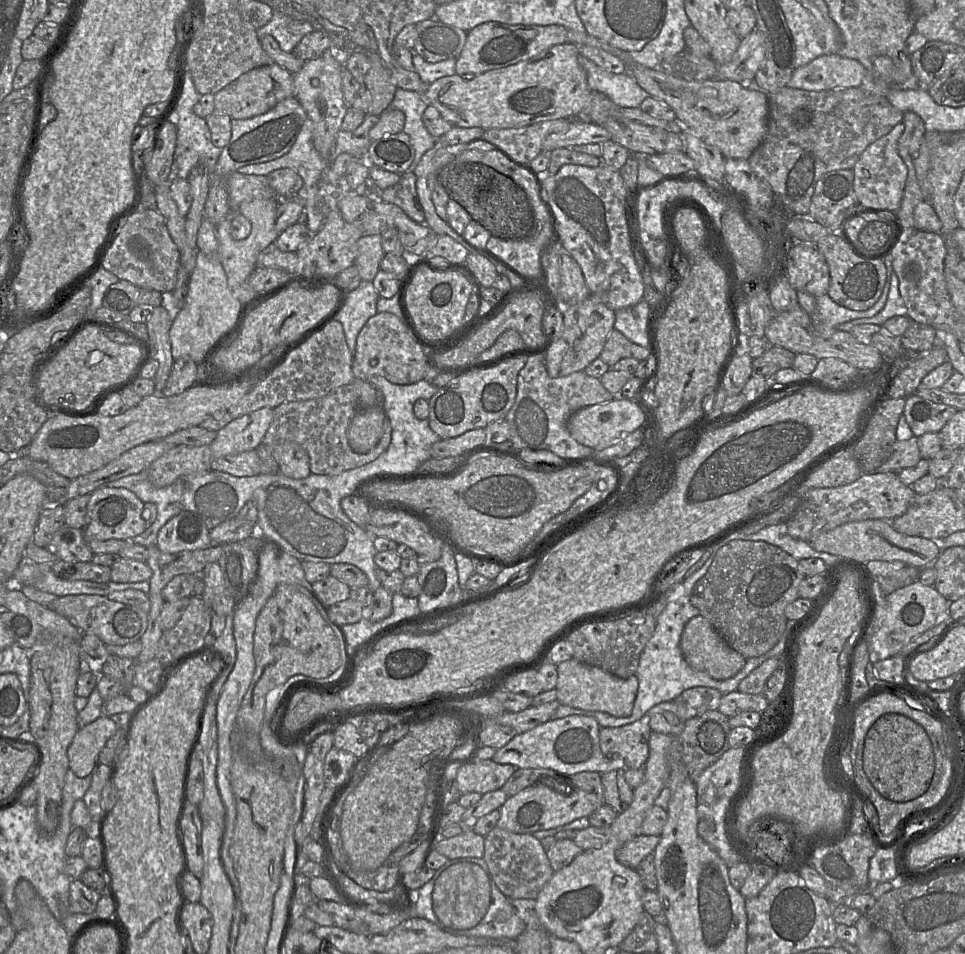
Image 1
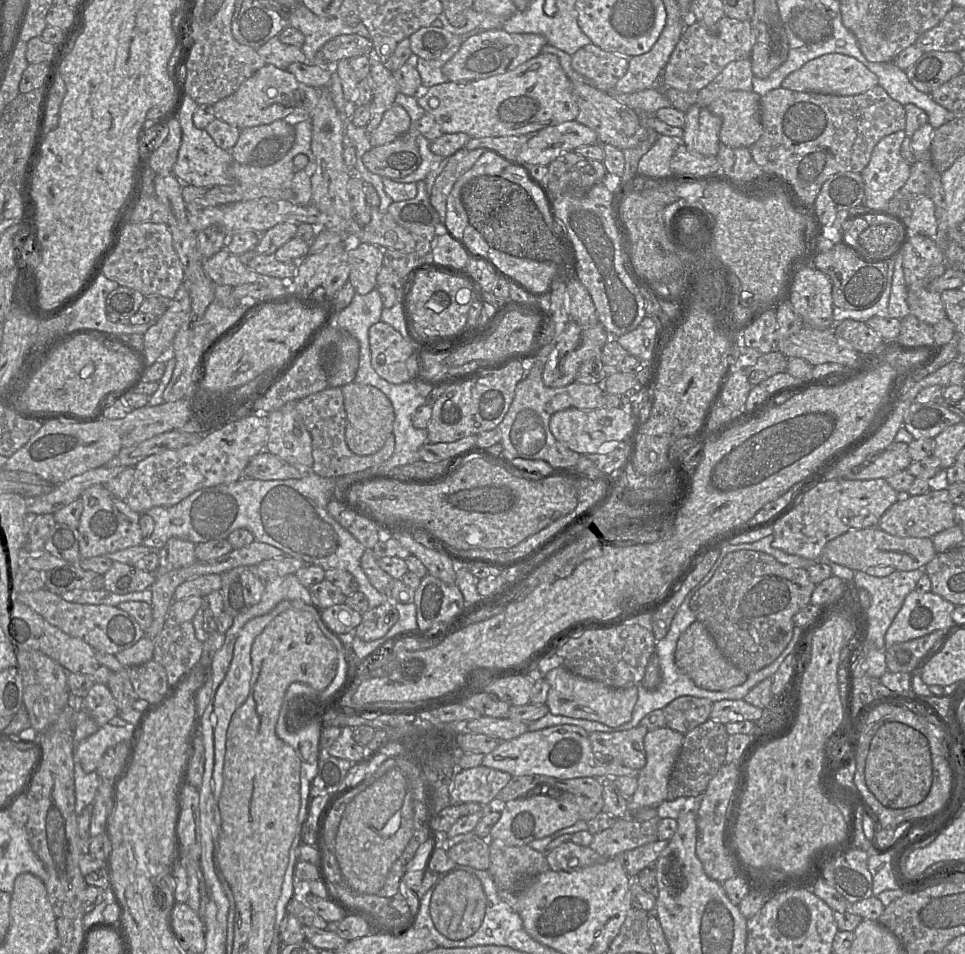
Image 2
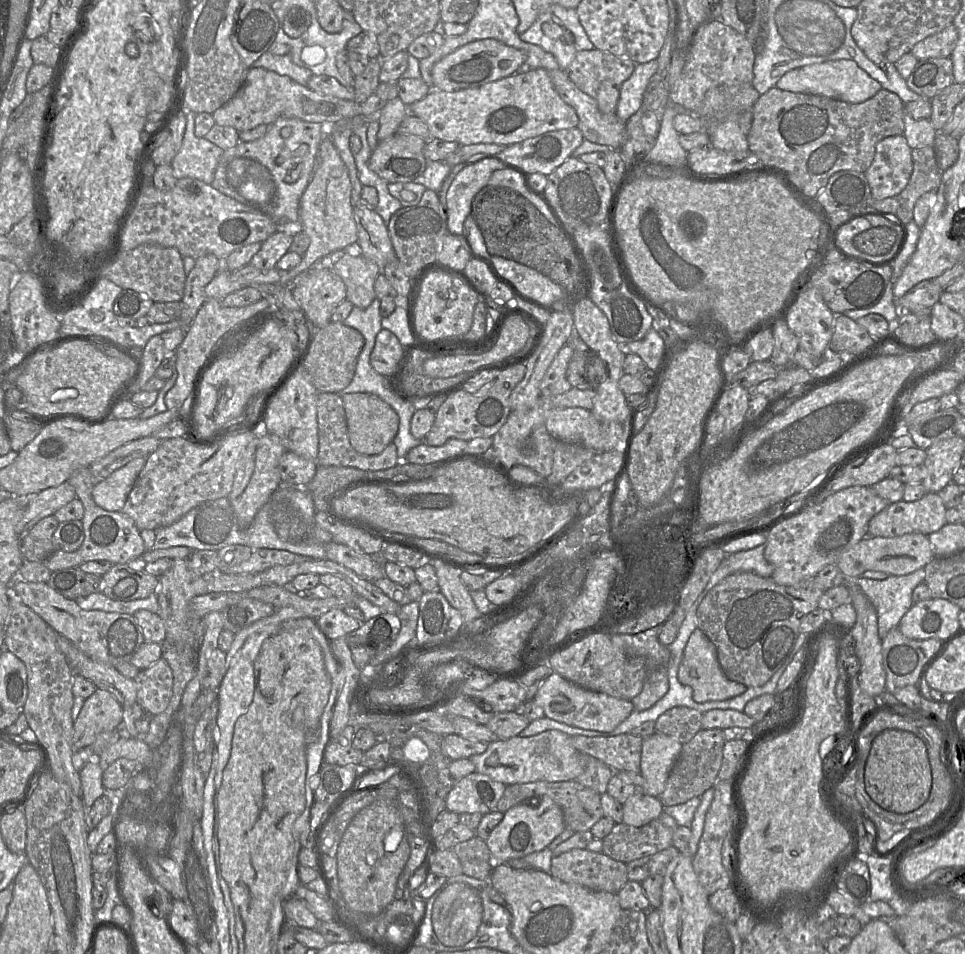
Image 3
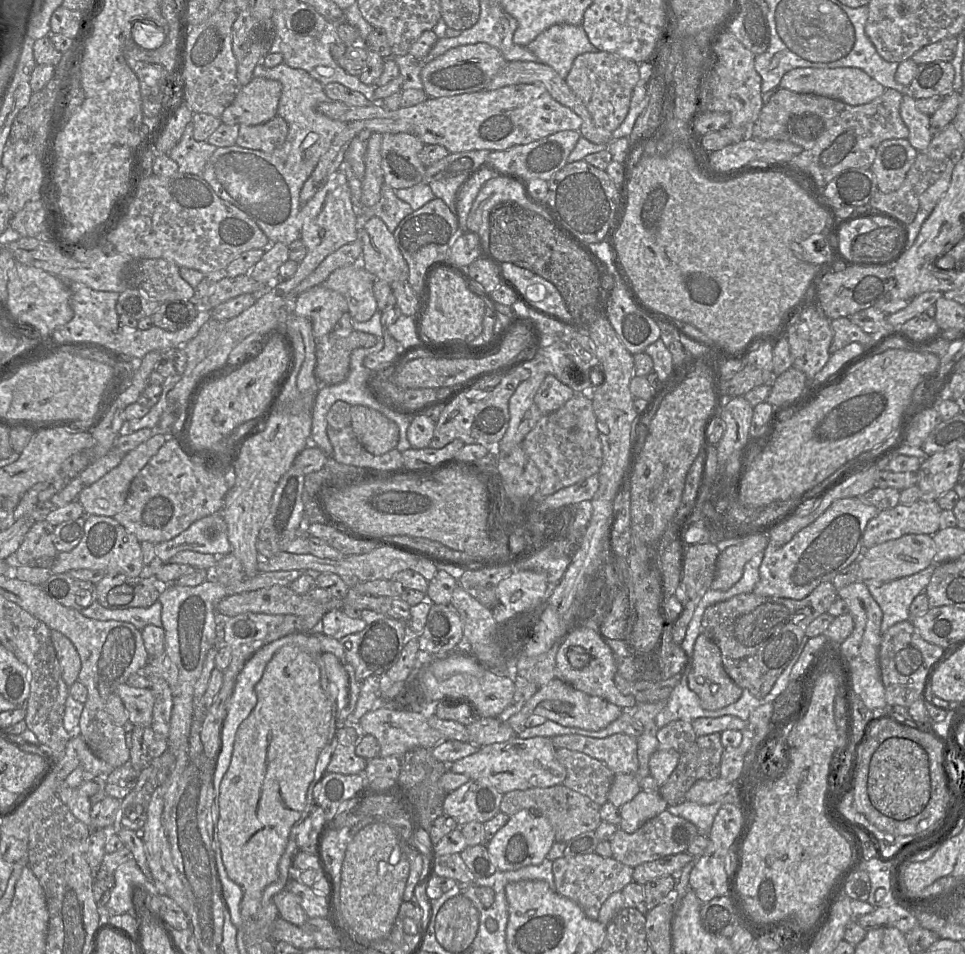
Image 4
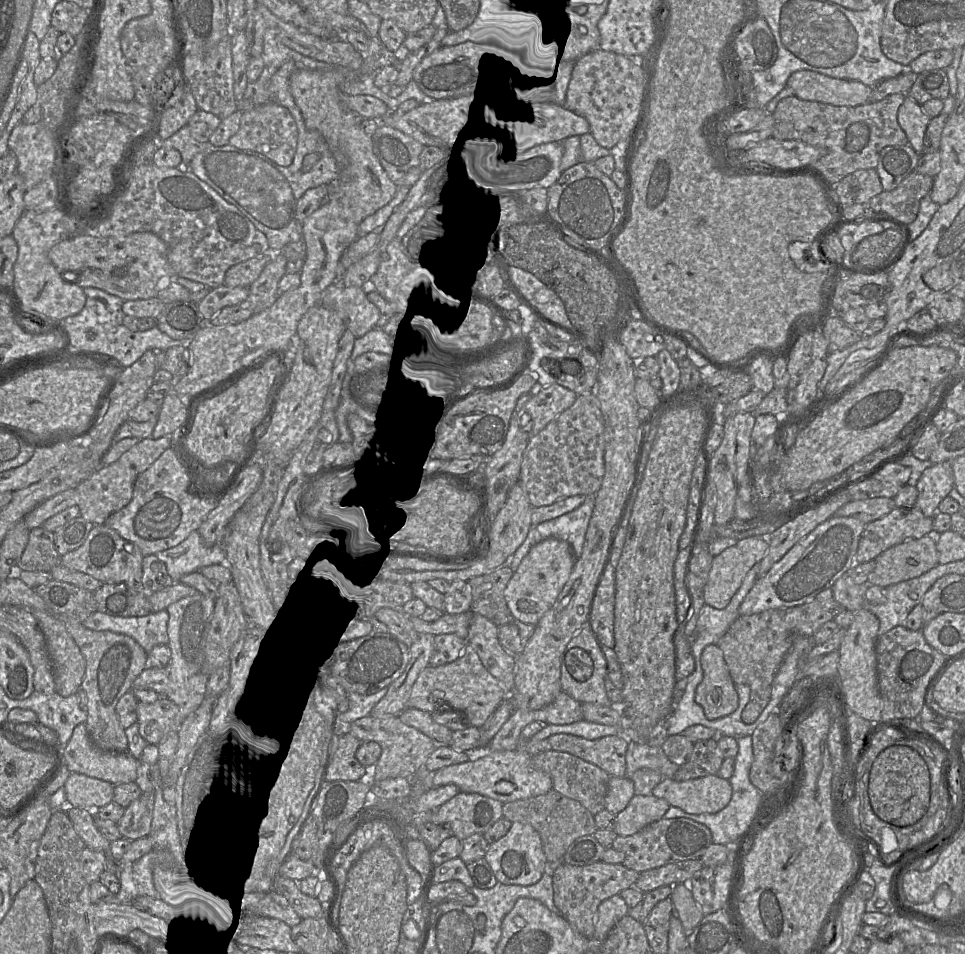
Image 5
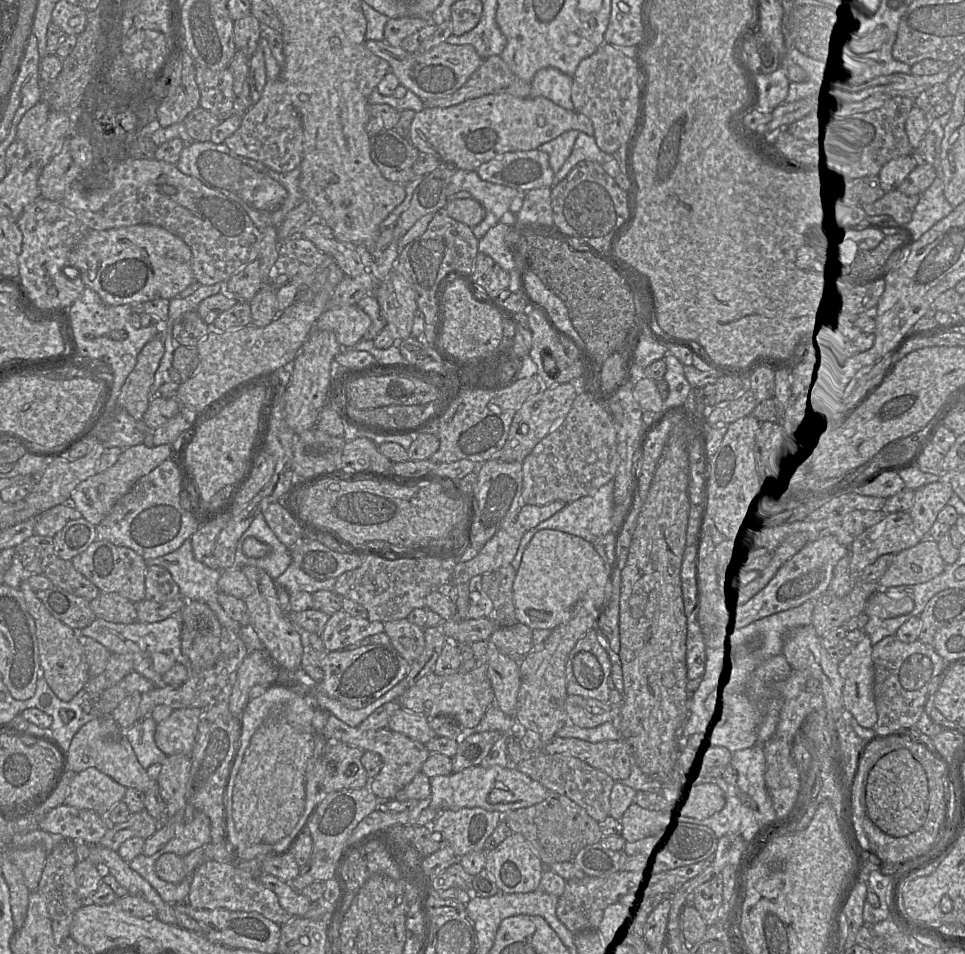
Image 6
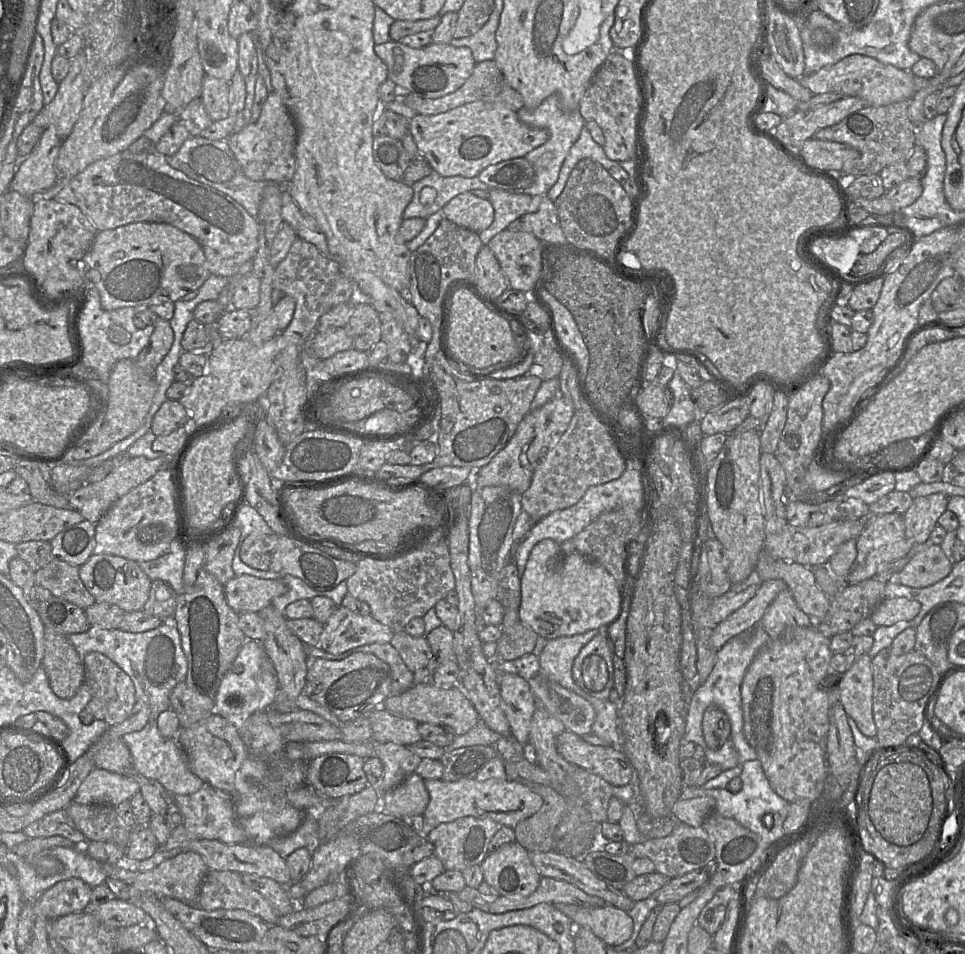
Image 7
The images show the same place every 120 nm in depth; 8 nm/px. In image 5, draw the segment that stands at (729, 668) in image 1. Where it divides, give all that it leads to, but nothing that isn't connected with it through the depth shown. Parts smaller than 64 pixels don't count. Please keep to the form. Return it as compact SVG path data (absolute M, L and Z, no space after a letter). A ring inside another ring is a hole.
M717 645L706 646L701 655L703 680L698 685L695 693L695 701L700 705L709 720L716 720L732 714L739 704L736 685L733 682L728 666L724 659L723 651Z

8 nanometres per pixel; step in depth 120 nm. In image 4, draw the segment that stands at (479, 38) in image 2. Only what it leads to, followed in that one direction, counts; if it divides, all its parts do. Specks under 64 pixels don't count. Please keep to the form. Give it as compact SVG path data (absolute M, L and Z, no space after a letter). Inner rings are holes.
M487 43L457 46L423 66L423 89L430 98L477 92L485 89L488 82L505 64L506 60L500 51Z

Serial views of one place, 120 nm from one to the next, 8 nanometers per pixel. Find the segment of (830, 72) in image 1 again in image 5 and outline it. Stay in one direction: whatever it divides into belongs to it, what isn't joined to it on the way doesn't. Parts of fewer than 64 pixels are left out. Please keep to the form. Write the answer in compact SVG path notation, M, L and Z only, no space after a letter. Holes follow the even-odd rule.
M811 70L792 73L787 86L802 100L834 106L858 106L868 103L873 91L859 81L833 78Z

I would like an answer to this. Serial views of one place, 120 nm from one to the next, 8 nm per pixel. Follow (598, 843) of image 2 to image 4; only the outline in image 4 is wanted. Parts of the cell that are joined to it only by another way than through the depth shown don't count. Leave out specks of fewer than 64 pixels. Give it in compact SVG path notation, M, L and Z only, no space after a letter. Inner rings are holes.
M666 809L645 822L633 833L627 833L618 827L609 843L612 857L622 864L634 868L667 855L685 852L692 839L697 835L699 835L699 832L693 823L683 817L672 815Z

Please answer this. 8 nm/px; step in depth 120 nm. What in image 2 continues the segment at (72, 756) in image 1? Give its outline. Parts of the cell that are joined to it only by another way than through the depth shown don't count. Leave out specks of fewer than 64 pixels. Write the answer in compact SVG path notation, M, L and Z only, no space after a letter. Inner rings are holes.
M108 723L76 746L74 762L79 762L85 773L91 773L97 770L108 748L120 742L128 742L131 748L134 748L137 741L137 731L132 730L131 724L120 727Z

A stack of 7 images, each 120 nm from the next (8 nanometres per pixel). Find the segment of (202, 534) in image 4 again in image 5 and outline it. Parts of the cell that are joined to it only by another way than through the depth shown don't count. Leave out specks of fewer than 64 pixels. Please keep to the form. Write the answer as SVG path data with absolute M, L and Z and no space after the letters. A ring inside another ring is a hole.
M198 530L191 532L179 545L155 555L166 565L168 574L174 582L180 582L183 575L197 572L202 567L227 564L223 546L205 545Z

